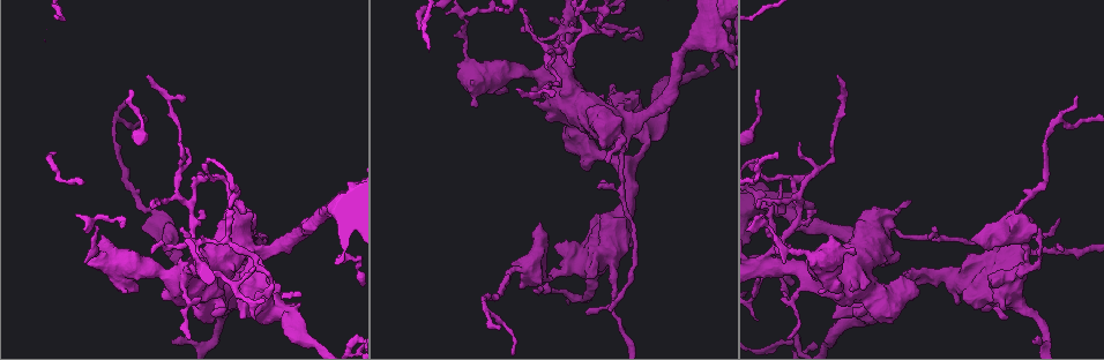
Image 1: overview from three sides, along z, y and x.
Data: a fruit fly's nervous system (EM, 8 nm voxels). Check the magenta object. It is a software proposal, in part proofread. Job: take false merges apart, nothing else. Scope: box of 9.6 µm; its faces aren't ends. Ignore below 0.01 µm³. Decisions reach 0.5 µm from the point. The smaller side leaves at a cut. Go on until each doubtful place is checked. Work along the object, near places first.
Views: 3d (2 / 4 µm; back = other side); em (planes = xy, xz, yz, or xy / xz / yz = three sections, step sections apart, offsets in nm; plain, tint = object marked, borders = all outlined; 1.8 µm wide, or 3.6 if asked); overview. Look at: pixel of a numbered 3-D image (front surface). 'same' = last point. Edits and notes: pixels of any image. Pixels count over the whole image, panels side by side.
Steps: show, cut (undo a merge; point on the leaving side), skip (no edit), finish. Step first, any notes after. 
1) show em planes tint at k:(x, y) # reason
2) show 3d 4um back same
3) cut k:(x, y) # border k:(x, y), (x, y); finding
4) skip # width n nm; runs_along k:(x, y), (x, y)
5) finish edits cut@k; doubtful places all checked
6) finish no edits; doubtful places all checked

show em planes tint at 1:(562, 27) # looks like a crossing

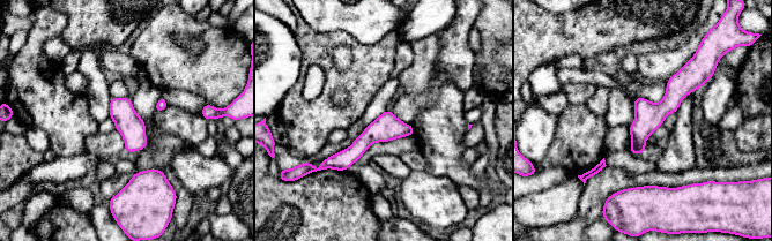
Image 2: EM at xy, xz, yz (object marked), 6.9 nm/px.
skip # runs_along 2:(687, 68), (687, 78), (632, 149); all the same neuron

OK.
show 3d 4um back at 1:(768, 211) # a fork

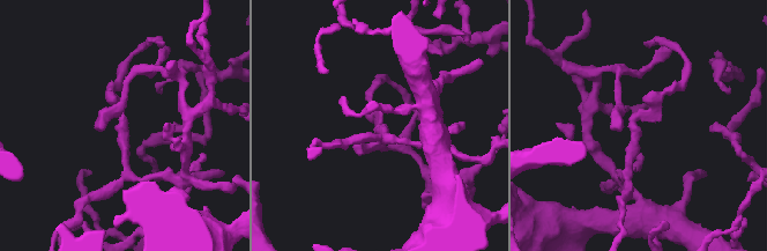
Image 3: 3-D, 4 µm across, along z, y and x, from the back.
show em xy step 8 tint at 3:(122, 125)

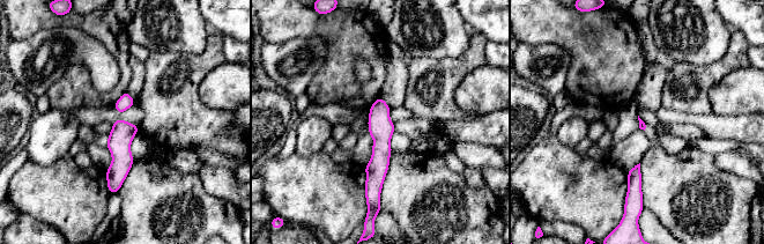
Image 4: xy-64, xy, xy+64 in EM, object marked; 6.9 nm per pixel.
skip # runs_along 4:(379, 101), (380, 159), (375, 192); continuous, no second neuron

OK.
show 3d 4um at 1:(872, 229) # narrows sharply

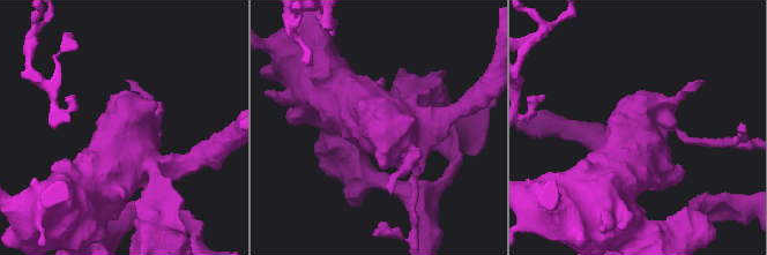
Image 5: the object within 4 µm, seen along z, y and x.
show em 3.6um yz step 8 tint at 5:(129, 132) # shape alone is not enough

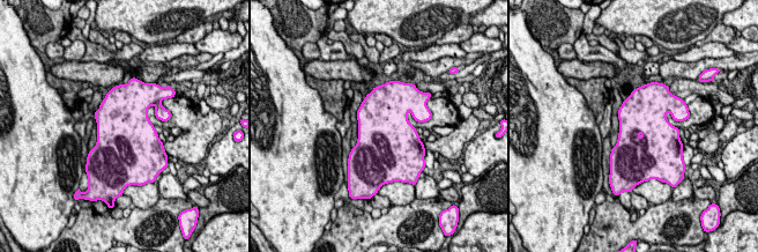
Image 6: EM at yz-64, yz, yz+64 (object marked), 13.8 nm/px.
show em 3.6um planes borders same # another direction

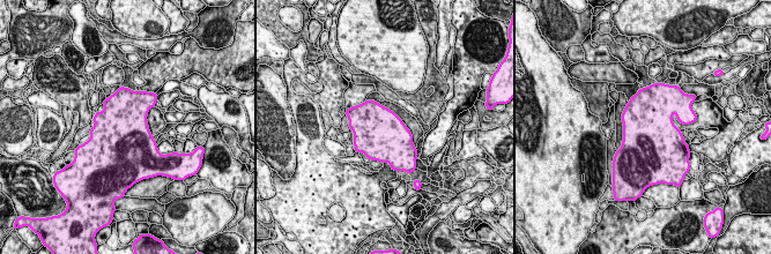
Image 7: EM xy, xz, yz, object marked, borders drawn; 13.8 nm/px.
skip # width 700 nm; one neuron here

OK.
finish no edits; doubtful places all checked

